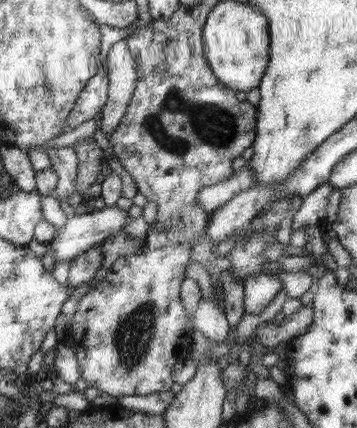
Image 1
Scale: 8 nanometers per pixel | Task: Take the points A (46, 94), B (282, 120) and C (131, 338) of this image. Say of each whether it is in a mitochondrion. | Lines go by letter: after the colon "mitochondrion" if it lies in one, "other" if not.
A: mitochondrion
B: other
C: mitochondrion

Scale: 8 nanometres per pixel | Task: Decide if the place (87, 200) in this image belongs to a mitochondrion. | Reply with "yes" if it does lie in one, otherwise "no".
no

